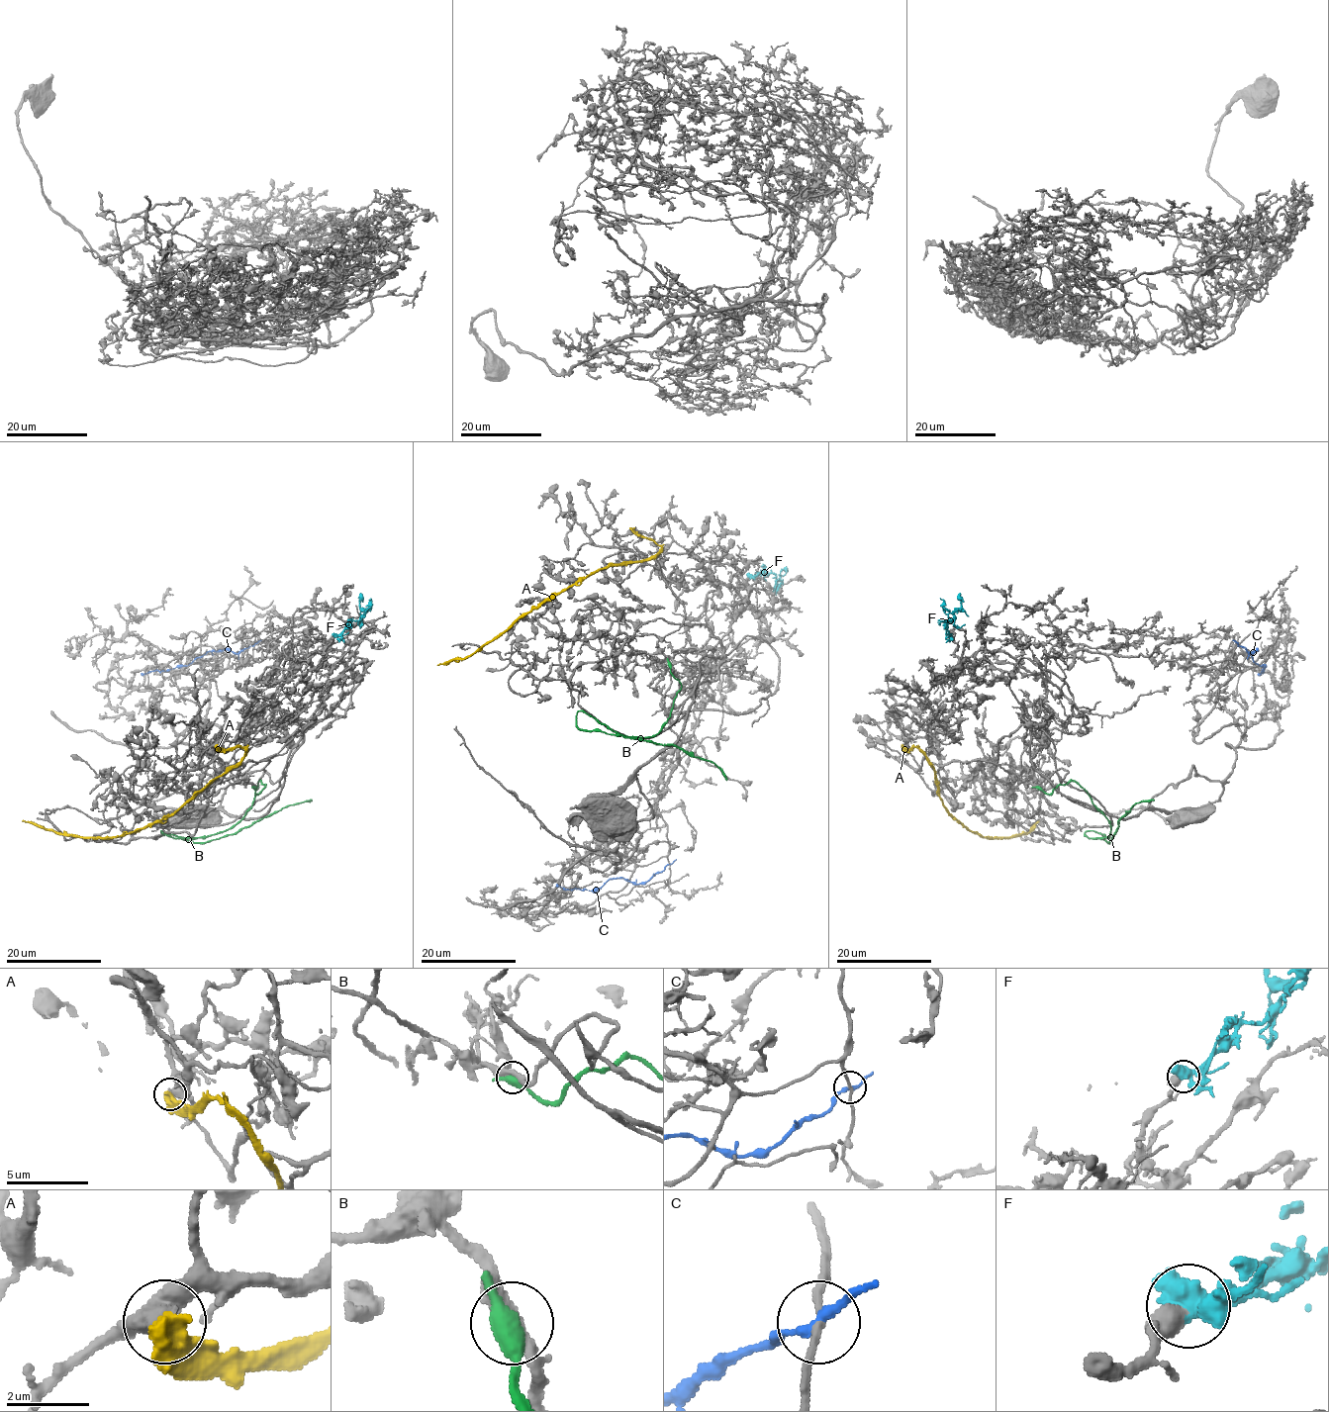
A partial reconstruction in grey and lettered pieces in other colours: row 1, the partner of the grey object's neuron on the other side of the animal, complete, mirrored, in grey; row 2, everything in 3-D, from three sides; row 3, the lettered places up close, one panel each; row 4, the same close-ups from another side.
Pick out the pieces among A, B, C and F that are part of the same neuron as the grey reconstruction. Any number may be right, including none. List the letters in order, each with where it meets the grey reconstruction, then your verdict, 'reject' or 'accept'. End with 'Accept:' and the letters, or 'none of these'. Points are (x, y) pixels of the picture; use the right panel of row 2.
A: (902, 745) | reject
B: (1037, 787) | reject
C: (1237, 644) | reject
F: (950, 636) | accept
Accept: F

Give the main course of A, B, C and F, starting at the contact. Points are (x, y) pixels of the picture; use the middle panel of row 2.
A: (630, 529), (650, 537), (661, 547), (658, 552), (641, 560), (598, 569), (552, 593), (465, 657), (437, 665)
B: (670, 664), (681, 690), (653, 736), (616, 733), (581, 710), (576, 725), (670, 744), (711, 761), (726, 780)
C: (669, 864), (646, 882), (638, 884), (611, 878), (590, 891), (564, 890), (555, 884)
F: (750, 577), (773, 574), (780, 581), (775, 586)

